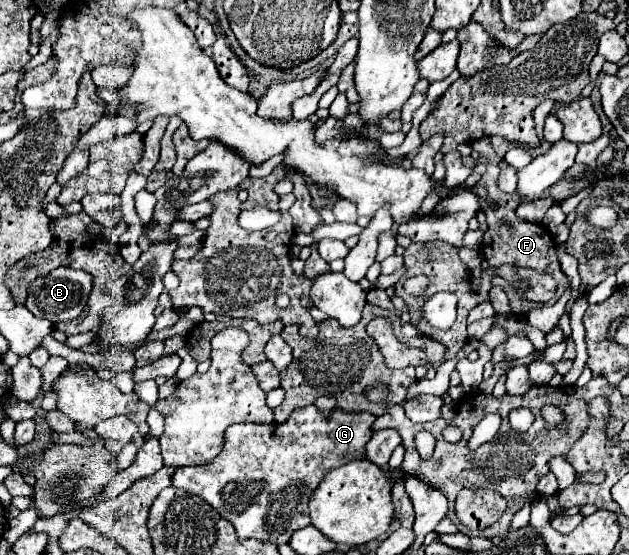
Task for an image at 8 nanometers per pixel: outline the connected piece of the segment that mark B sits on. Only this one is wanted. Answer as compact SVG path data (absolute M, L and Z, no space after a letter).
M60 266L60 268L54 268L52 272L48 272L46 276L38 276L30 284L28 296L26 296L26 308L34 316L46 318L52 324L68 322L82 314L82 298L88 298L90 290L92 290L92 276L88 272L74 270L70 266Z

